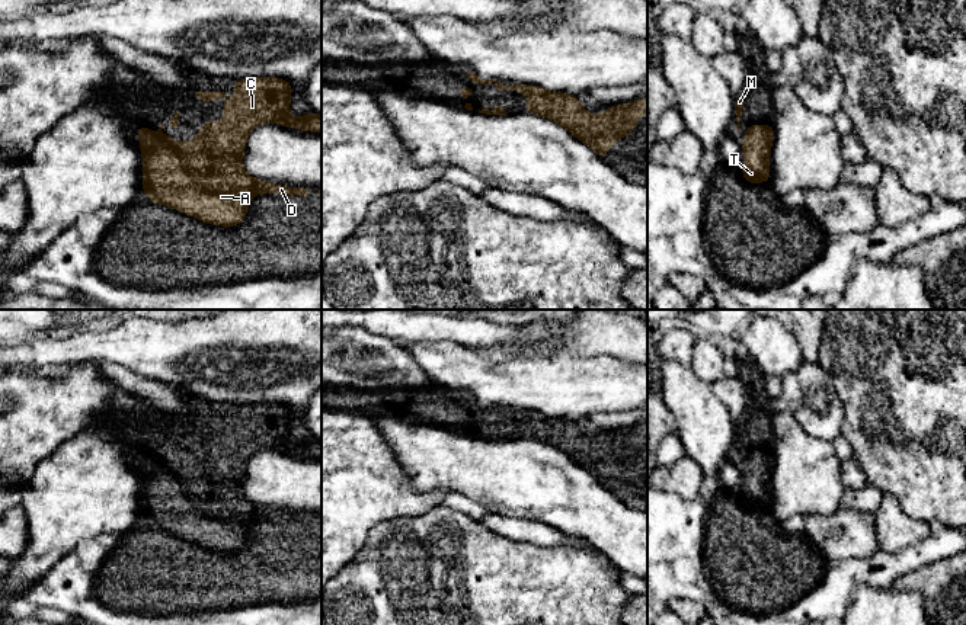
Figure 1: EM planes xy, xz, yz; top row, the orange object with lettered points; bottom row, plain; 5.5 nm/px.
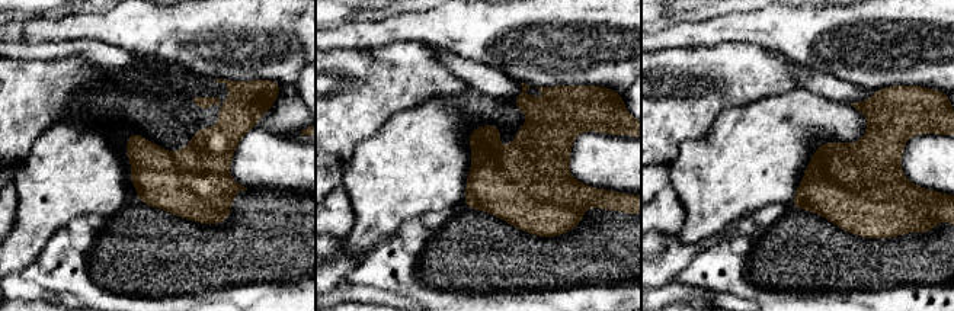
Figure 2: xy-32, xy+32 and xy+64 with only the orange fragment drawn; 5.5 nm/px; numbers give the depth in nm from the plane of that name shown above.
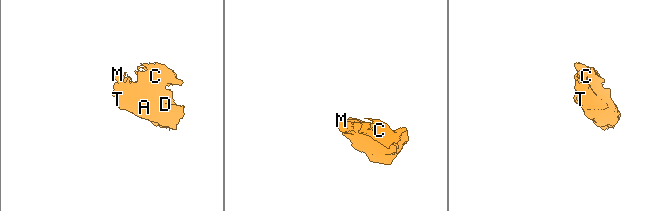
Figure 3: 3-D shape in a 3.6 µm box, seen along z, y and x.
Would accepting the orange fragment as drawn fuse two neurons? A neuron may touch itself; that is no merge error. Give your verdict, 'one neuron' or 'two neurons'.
one neuron

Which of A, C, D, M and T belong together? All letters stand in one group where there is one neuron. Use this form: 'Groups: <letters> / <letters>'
Groups: A C D M T

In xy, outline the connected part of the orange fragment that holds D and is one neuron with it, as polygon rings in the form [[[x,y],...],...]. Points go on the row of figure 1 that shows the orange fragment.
[[[278,77],[231,78],[234,87],[231,100],[225,102],[224,92],[195,92],[195,96],[209,106],[215,97],[224,100],[223,124],[214,119],[199,126],[193,141],[177,142],[170,135],[163,137],[161,121],[157,134],[147,129],[145,124],[138,125],[138,141],[143,153],[143,190],[153,203],[167,205],[204,224],[236,227],[246,219],[249,199],[258,193],[292,195],[311,198],[313,188],[275,185],[266,180],[250,177],[243,170],[243,154],[247,135],[259,124],[268,121],[282,126],[319,131],[322,134],[322,115],[311,112],[292,119],[290,116],[290,100],[292,84]]]

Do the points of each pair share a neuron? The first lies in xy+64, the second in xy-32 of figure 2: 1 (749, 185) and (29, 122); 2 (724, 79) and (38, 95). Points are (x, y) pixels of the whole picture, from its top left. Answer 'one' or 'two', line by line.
1: two
2: one

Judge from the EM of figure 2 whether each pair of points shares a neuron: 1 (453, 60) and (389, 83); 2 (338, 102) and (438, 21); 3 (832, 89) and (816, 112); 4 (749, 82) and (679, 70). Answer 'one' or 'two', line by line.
1: two
2: two
3: two
4: one

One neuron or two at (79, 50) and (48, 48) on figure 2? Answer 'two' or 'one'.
one

